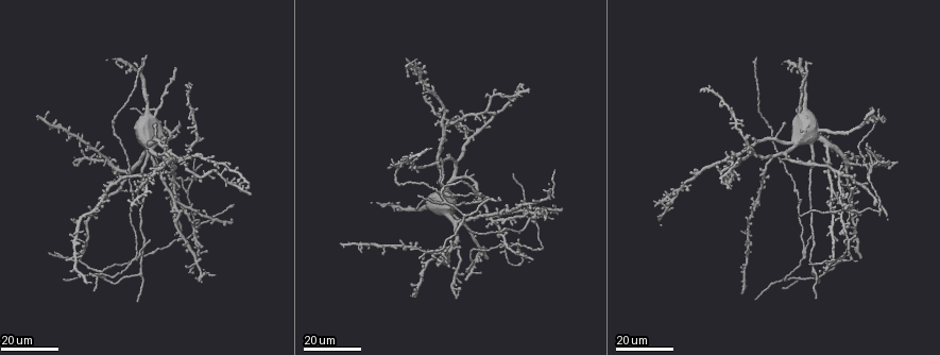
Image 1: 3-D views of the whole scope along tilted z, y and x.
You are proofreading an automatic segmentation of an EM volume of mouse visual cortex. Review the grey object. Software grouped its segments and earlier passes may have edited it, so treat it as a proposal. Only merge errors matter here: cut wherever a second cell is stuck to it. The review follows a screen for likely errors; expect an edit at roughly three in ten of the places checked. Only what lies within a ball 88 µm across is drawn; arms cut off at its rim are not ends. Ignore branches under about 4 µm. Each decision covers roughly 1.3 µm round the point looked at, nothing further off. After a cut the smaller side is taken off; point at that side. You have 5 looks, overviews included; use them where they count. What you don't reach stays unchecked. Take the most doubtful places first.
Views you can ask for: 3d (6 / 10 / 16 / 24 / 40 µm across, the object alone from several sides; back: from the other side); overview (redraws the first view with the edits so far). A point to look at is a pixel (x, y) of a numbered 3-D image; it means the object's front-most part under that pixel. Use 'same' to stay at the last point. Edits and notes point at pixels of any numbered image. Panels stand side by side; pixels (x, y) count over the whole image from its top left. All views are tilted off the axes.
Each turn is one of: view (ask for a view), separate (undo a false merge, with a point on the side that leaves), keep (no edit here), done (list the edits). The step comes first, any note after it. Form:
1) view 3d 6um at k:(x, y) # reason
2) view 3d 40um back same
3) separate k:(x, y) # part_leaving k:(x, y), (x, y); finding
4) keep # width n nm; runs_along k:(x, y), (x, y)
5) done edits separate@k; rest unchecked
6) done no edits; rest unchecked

view 3d 16um at 1:(851, 211) # four arms meet

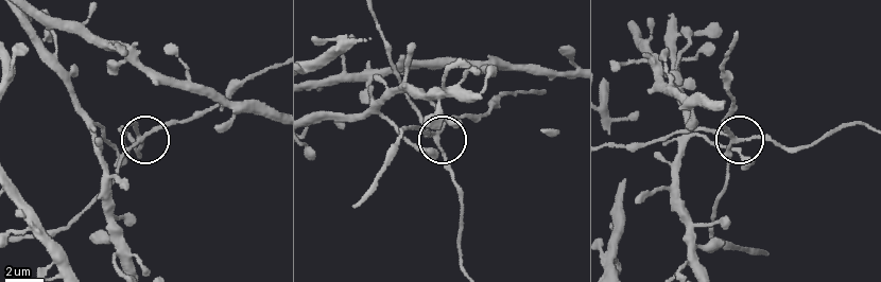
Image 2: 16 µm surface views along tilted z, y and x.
view 3d 10um at 2:(435, 138)

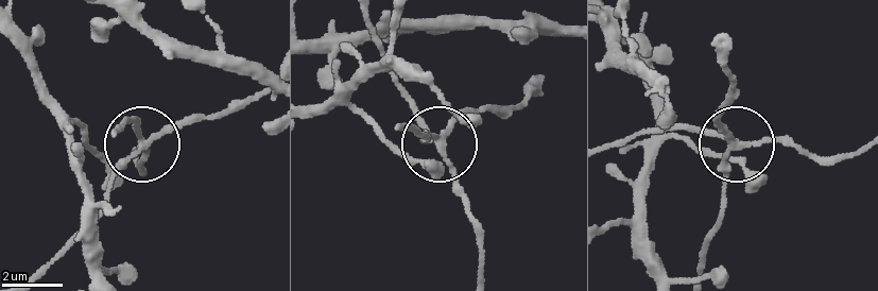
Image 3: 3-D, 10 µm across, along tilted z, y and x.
separate 3:(454, 187) # width 190 nm; part_leaving 3:(729, 144), (679, 125), (651, 126), (606, 148); a second cell is stuck on

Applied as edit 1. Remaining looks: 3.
view overview

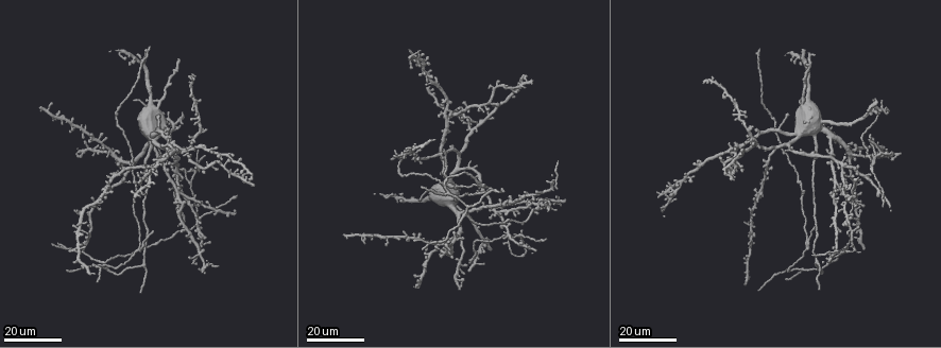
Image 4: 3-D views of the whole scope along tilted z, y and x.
view 3d 24um at 4:(776, 129)

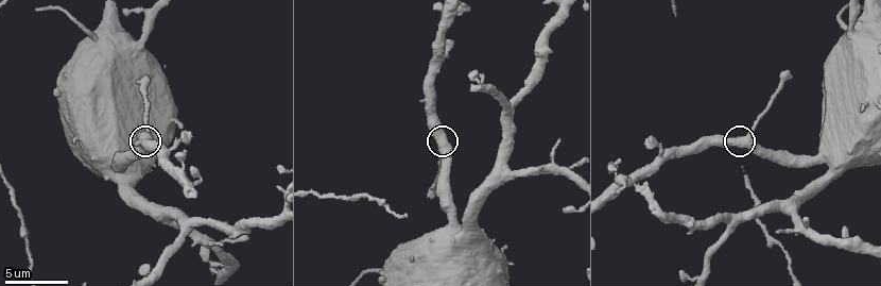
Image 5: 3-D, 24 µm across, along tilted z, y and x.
view 3d 6um at 5:(751, 135)

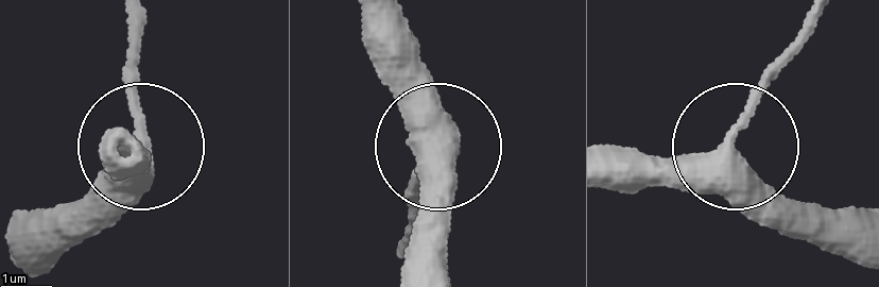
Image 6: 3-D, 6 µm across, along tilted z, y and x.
keep # side_arm 7 um; all the same cell

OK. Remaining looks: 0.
done edits separate@3; rest unchecked

